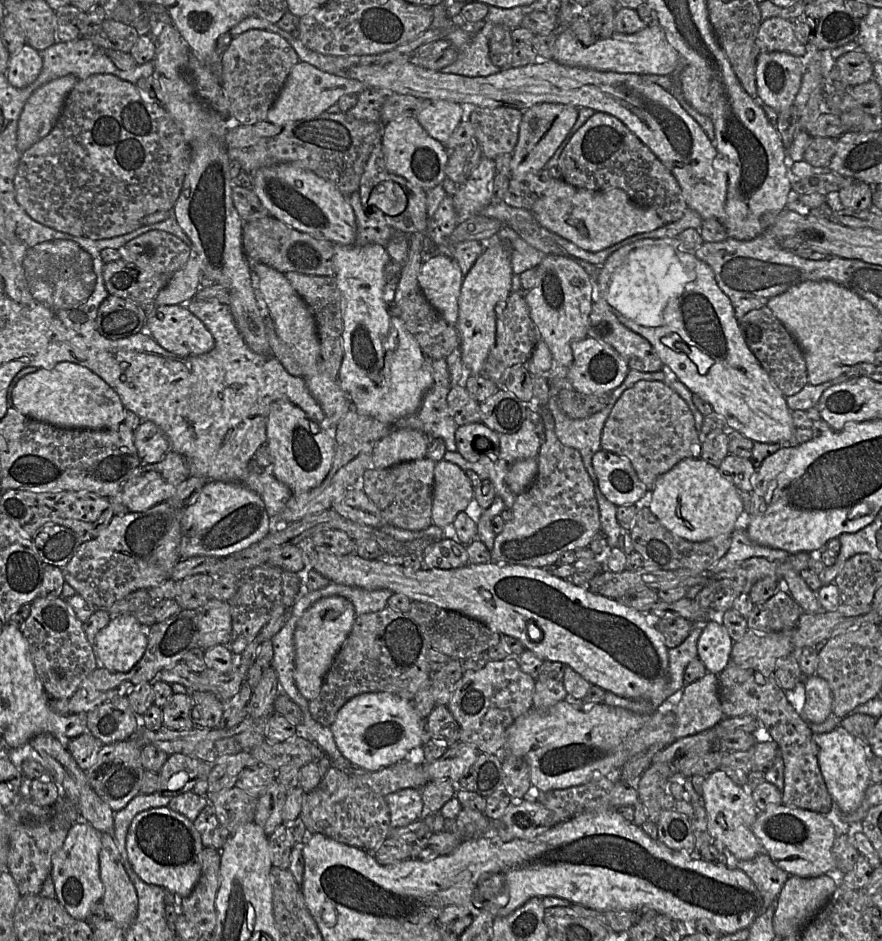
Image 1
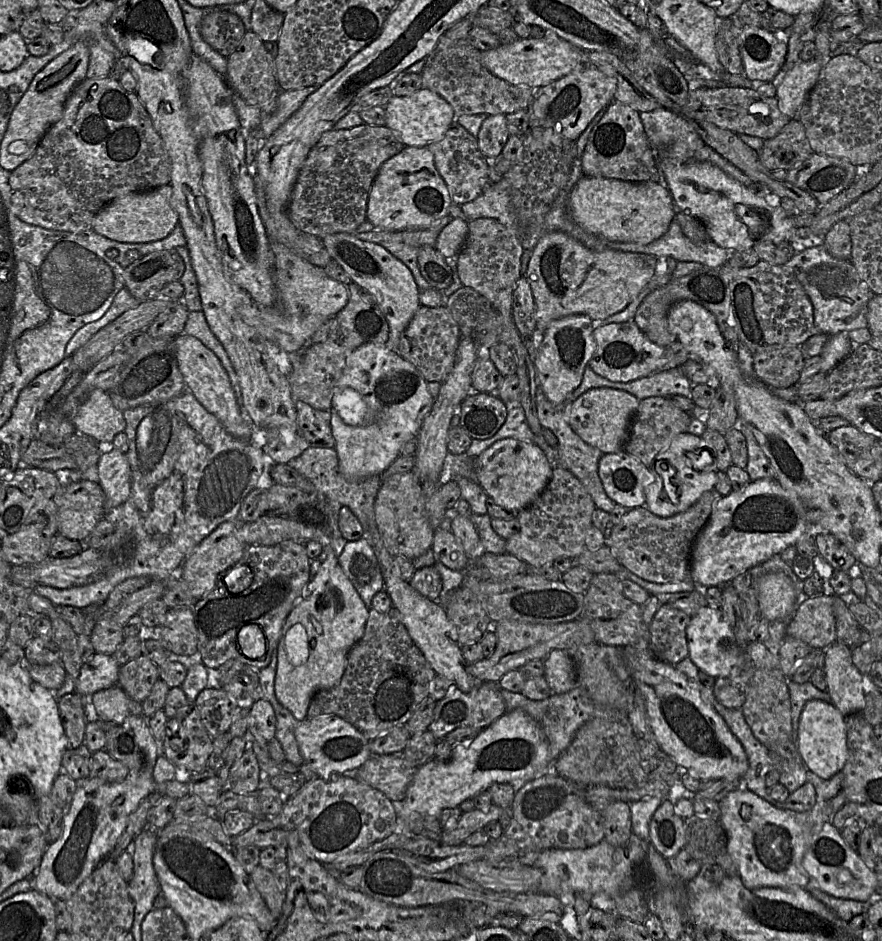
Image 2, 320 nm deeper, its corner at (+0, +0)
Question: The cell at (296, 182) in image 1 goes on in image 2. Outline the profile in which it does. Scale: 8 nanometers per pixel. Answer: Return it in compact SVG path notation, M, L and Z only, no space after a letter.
M340 232L322 238L322 243L335 260L350 276L353 283L369 290L376 298L376 305L384 314L389 337L385 344L397 351L401 335L421 306L420 290L410 269L384 247L359 239L354 233Z

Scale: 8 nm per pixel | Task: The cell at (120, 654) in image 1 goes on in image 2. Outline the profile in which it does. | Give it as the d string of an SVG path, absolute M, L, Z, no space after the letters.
M95 653L92 658L83 663L79 677L75 683L75 692L83 698L90 698L94 693L118 684L120 665L113 655Z

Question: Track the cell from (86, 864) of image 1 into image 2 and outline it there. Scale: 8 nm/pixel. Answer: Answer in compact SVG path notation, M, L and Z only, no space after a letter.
M130 714L125 725L133 731L143 753L143 766L118 783L89 777L76 781L76 791L64 819L62 833L48 845L32 881L32 888L54 900L68 900L102 861L111 855L127 826L129 816L144 799L156 792L153 769L157 759L157 746L147 719Z

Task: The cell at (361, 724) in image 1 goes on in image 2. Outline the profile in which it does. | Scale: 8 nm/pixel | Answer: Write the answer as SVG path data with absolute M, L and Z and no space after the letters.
M337 715L306 718L299 722L294 735L303 763L323 780L354 773L372 756L370 740L355 726Z

